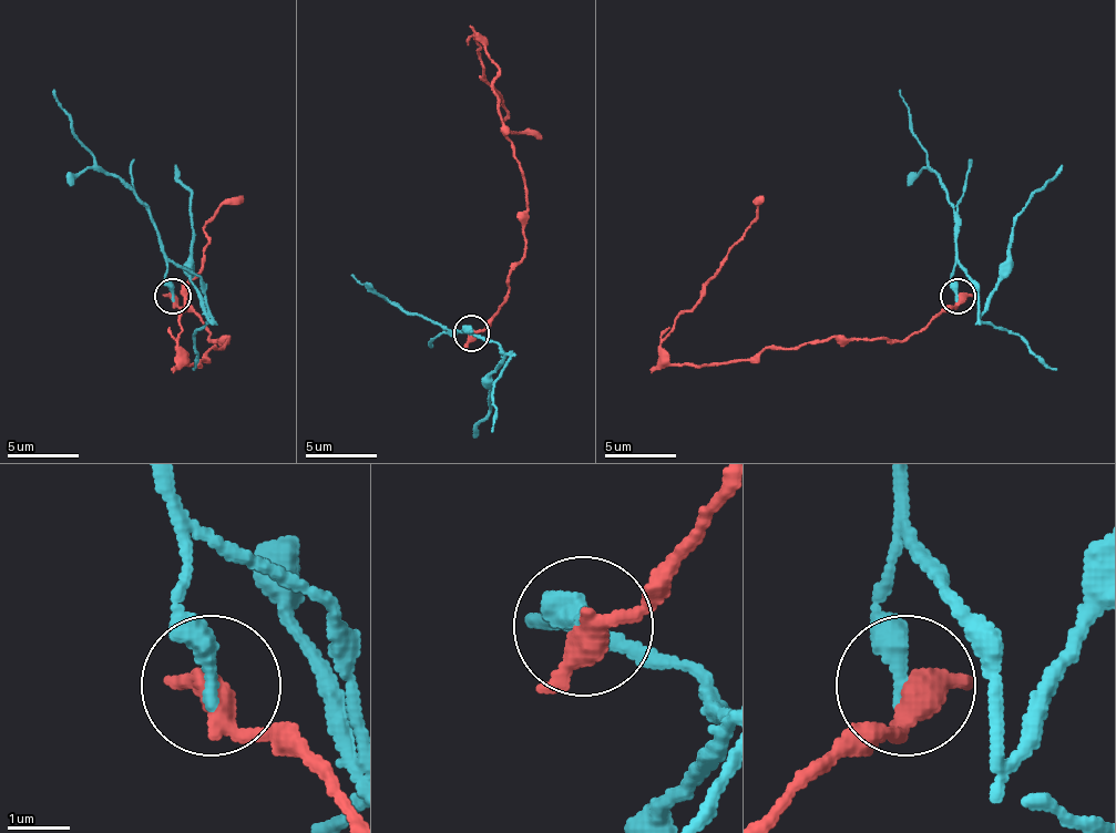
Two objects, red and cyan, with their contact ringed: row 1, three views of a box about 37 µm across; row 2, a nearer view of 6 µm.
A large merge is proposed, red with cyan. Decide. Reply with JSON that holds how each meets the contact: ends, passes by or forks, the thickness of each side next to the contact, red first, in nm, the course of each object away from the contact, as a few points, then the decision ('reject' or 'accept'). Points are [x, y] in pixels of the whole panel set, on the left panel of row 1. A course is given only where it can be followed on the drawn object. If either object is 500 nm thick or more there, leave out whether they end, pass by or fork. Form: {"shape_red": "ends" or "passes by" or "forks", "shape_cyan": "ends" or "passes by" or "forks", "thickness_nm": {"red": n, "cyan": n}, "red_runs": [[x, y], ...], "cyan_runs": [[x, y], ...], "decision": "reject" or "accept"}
{"thickness_nm": {"red": 500, "cyan": 360}, "red_runs": [[174, 295], [210, 341], [227, 338], [198, 367], [177, 341], [184, 284], [203, 266], [206, 223], [242, 194]], "cyan_runs": [[174, 295], [166, 277], [170, 263], [203, 280], [206, 298], [203, 298], [192, 280], [192, 191], [174, 165]], "decision": "reject"}

